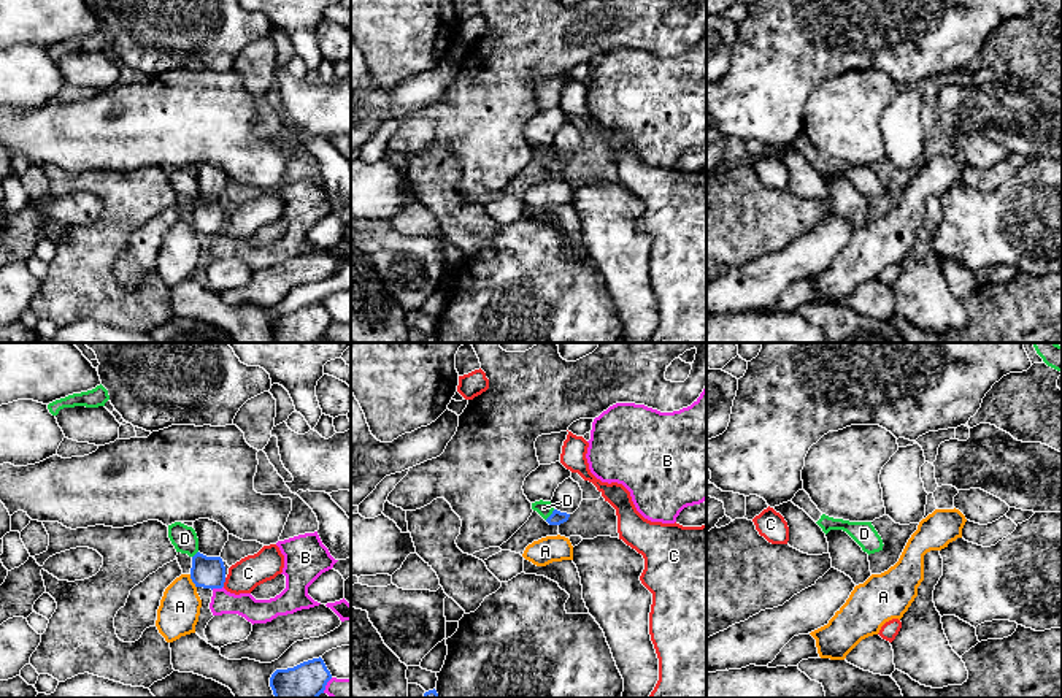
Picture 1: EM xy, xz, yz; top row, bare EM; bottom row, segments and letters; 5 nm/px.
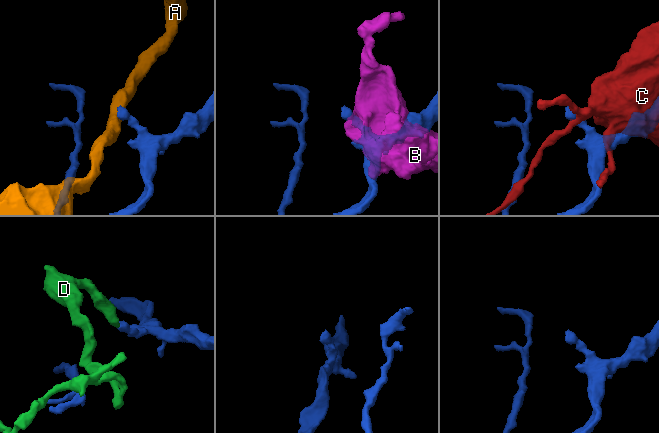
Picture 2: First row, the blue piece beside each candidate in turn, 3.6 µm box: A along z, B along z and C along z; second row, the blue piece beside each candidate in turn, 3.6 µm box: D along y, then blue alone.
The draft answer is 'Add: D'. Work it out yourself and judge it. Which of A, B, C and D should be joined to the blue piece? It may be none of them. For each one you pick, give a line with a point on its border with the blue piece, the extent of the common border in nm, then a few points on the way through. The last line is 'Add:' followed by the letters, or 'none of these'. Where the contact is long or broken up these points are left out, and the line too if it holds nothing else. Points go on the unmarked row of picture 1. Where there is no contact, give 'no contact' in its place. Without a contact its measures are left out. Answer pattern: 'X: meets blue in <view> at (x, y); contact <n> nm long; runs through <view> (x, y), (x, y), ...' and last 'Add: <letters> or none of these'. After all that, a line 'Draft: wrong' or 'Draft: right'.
D: meets blue in xz at (551, 159); contact 80 nm long; runs through xz (557, 162), (551, 159), (543, 153)
Add: D
Draft: right

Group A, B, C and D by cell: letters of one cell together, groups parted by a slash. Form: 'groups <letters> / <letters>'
groups A / B / C / D

